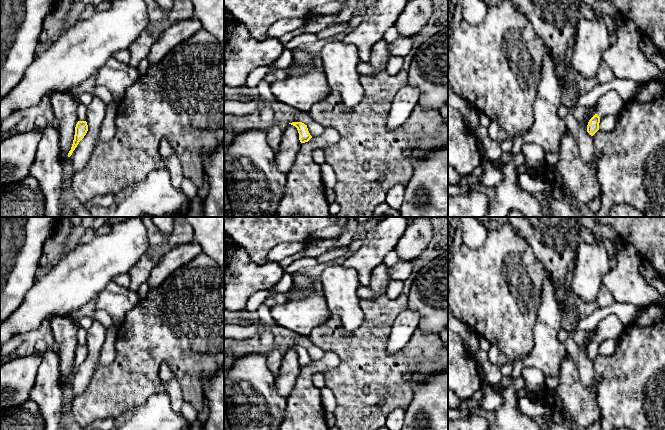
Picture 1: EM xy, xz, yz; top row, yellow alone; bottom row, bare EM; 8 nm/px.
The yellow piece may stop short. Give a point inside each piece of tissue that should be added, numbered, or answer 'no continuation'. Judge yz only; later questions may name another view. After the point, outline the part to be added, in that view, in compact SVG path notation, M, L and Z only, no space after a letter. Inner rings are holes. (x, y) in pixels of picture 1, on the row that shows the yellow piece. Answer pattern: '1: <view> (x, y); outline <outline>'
1: yz (610, 103); outline M609 90L598 99L596 114L600 119L607 115L617 117L622 111L623 102L616 90Z

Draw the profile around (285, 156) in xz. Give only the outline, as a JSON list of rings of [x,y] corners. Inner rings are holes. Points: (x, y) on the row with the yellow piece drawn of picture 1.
[[[291,124],[285,125],[279,148],[275,153],[275,163],[280,172],[287,174],[290,171],[300,146],[297,128]]]

